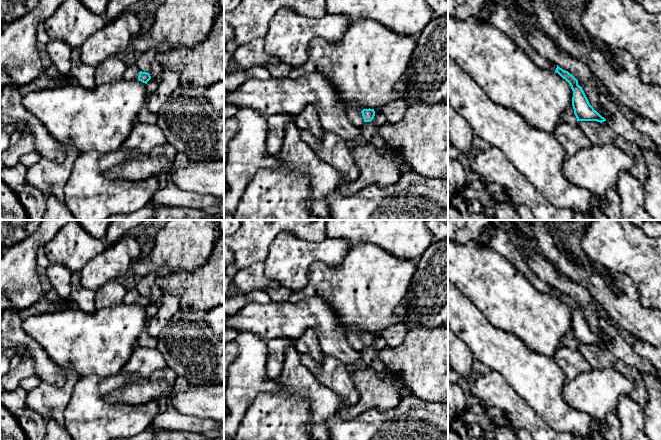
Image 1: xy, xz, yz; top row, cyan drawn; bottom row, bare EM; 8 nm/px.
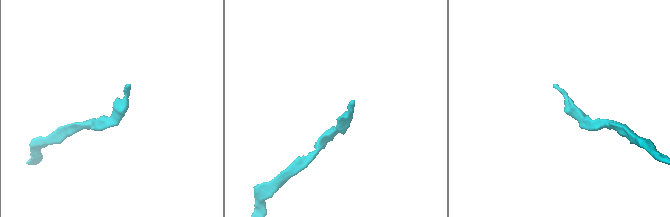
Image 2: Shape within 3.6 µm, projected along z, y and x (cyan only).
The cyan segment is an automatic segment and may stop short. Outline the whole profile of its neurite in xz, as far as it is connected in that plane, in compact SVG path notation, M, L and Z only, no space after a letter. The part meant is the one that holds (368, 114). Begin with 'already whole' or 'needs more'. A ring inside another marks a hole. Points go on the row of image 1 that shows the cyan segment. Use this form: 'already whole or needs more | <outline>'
needs more | M353 106L347 108L349 121L360 128L365 122L371 122L375 116L374 109L363 109L362 111Z

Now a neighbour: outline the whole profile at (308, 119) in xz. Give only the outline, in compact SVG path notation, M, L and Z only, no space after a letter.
M314 104L307 105L301 113L294 116L295 124L300 130L308 130L317 137L322 136L323 128L320 124L320 117L317 107Z

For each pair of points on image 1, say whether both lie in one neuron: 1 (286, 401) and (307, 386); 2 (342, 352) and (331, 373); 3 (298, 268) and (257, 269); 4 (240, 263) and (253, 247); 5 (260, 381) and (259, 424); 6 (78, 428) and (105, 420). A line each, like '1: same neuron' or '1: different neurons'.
1: different neurons
2: different neurons
3: different neurons
4: same neuron
5: different neurons
6: same neuron

